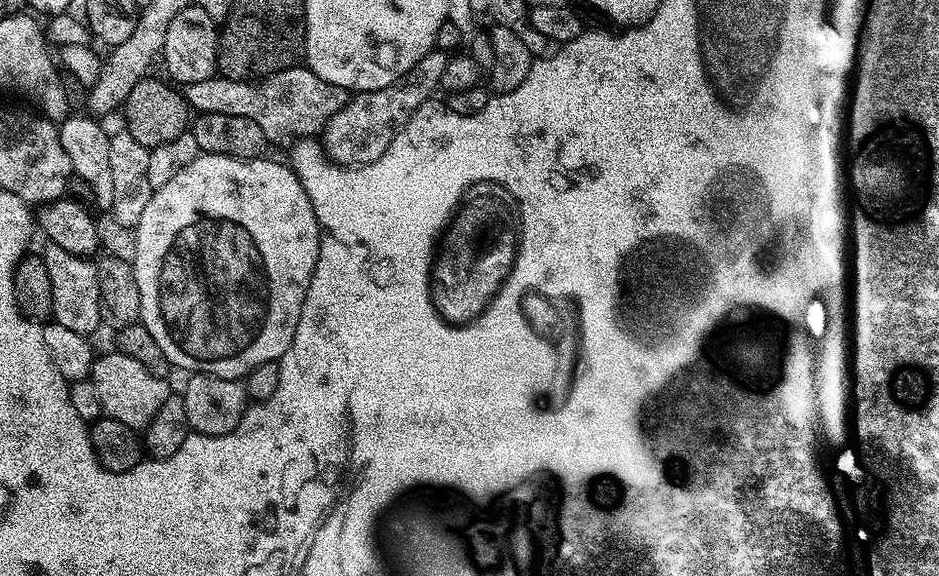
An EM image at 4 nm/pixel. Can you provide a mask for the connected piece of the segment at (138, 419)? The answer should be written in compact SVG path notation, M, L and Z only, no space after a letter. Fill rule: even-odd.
M109 350L105 356L97 355L92 362L91 382L98 392L98 402L102 402L104 416L110 420L117 420L126 426L137 430L147 428L149 422L162 410L162 402L170 395L168 380L156 376L142 362L134 358L126 358L126 354Z

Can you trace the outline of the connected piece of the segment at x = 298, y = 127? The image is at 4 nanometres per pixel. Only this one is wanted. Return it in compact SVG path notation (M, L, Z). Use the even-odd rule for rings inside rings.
M293 66L273 76L267 76L265 80L259 82L231 80L217 74L206 82L185 85L182 94L189 107L197 113L238 114L242 118L250 118L250 122L258 122L258 126L262 126L262 134L266 134L268 143L272 146L276 144L291 146L297 142L307 141L309 138L319 137L330 122L330 118L334 118L334 114L338 114L338 110L342 110L342 106L346 106L346 102L350 99L347 88L334 86L318 78L318 74L314 74L307 66Z

